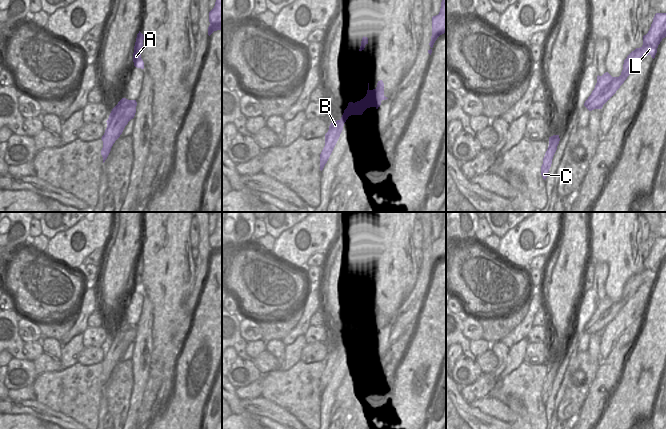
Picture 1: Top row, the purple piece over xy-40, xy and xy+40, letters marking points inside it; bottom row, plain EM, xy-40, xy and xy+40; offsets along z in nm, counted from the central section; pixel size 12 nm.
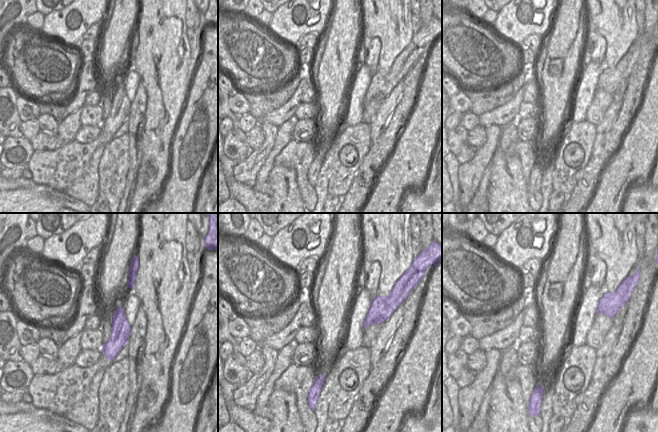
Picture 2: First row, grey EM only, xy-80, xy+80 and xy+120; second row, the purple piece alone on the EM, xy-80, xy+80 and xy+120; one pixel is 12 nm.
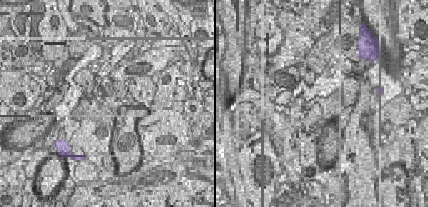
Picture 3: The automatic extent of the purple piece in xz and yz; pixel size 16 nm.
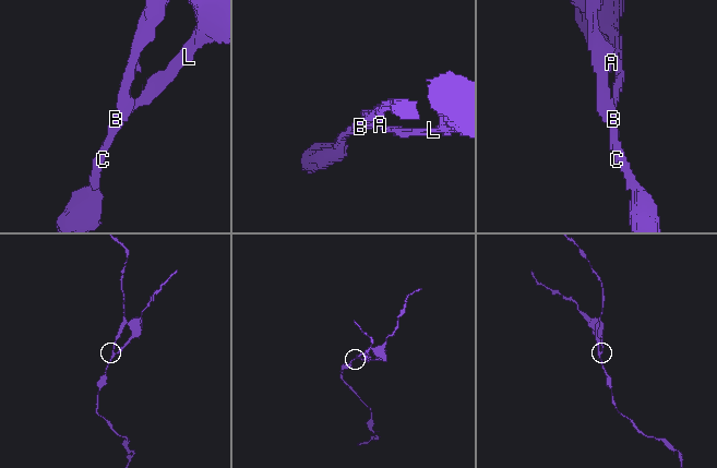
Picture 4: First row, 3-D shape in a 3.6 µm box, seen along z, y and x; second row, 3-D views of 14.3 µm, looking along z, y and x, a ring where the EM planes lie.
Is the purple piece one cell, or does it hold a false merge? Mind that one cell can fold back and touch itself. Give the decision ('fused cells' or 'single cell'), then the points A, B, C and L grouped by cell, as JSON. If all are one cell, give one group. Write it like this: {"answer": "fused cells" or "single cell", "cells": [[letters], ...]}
{"answer": "single cell", "cells": [["A", "B", "C", "L"]]}

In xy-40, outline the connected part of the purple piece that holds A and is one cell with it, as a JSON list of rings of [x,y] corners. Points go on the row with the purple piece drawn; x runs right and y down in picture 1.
[[[139,31],[134,46],[133,62],[135,67],[141,69],[144,69],[144,62],[141,58],[141,52],[143,50],[143,40],[144,40],[144,35]]]

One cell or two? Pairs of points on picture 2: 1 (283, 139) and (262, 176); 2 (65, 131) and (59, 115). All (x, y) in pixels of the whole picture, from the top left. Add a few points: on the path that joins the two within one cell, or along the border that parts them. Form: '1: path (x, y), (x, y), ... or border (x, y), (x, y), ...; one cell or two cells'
1: path (277, 148), (271, 156), (267, 167); one cell
2: border (66, 116), (59, 122); two cells

